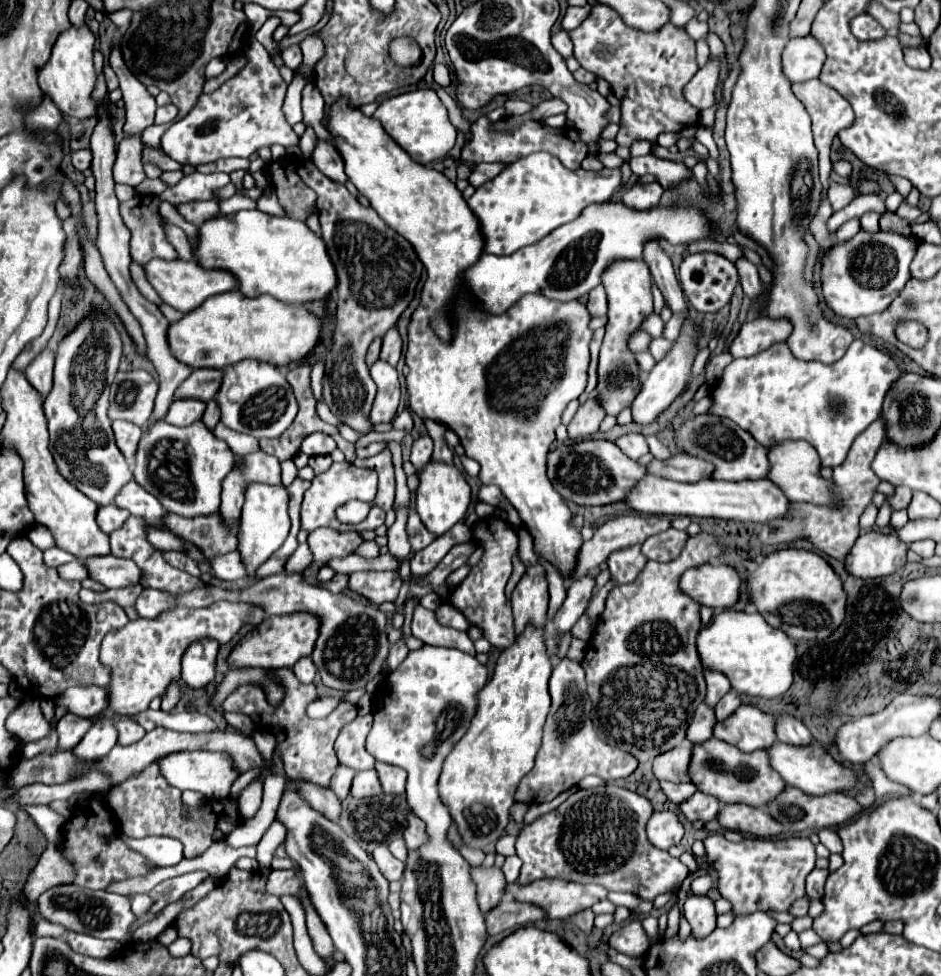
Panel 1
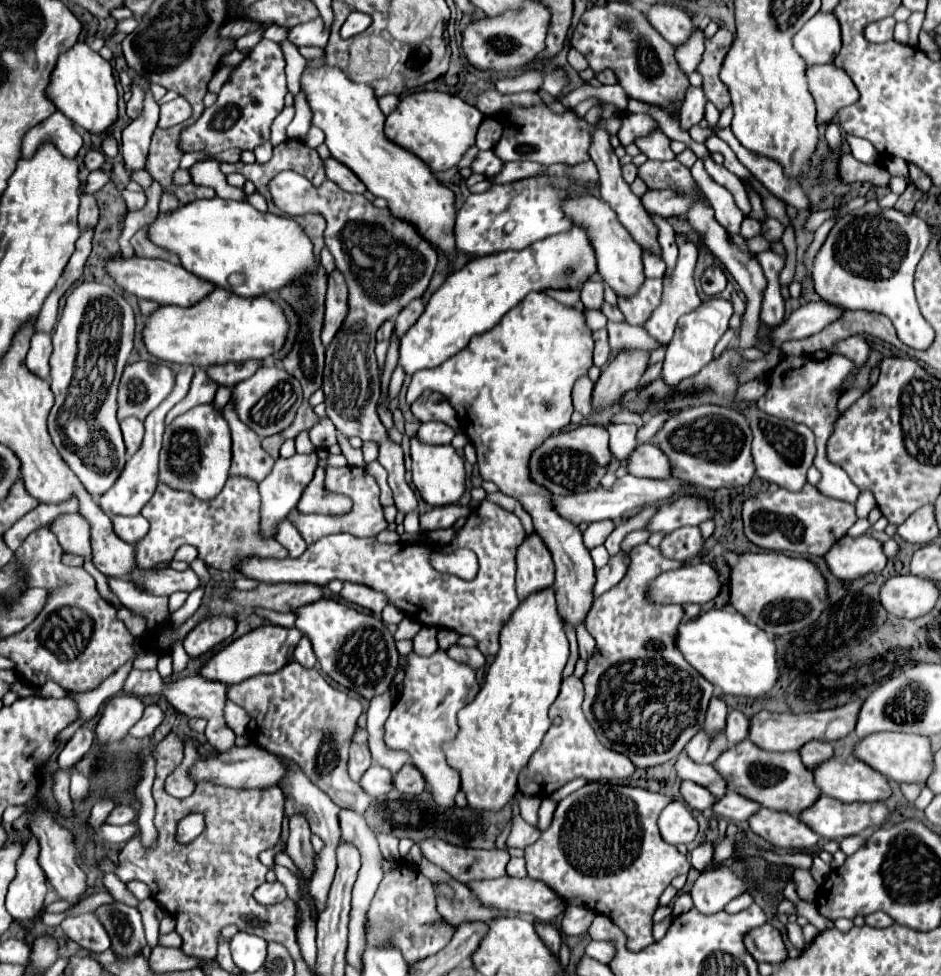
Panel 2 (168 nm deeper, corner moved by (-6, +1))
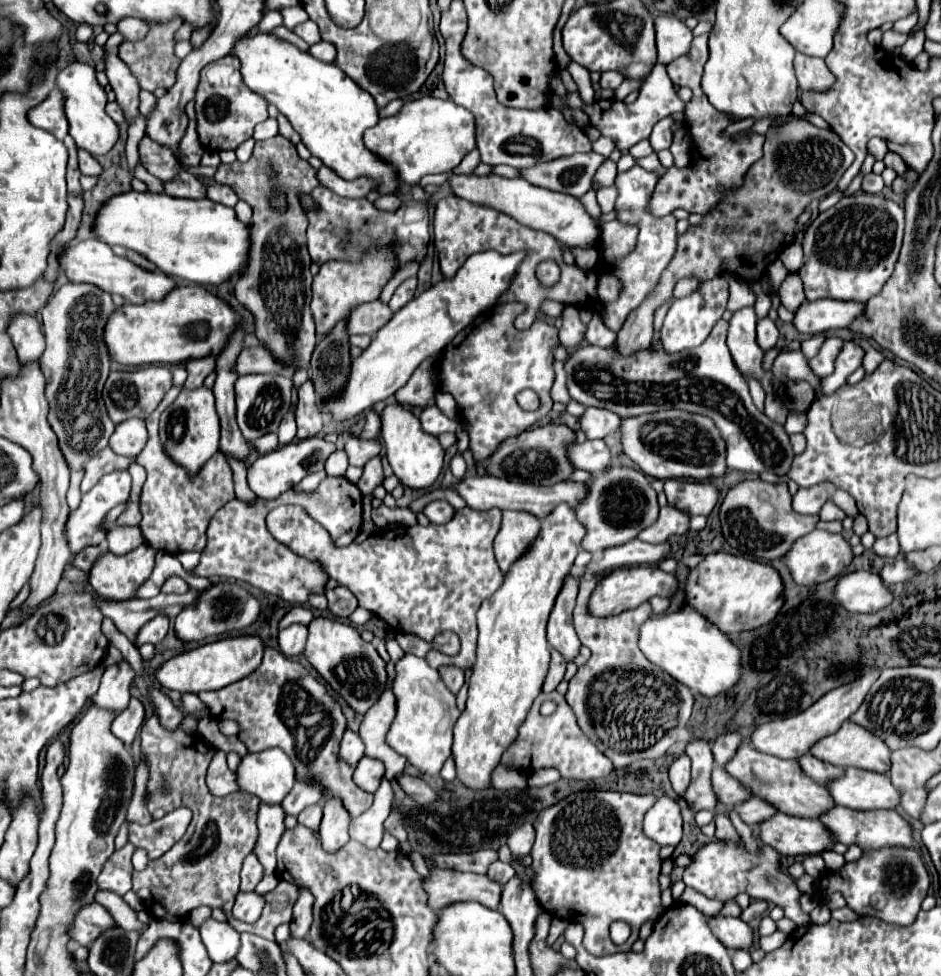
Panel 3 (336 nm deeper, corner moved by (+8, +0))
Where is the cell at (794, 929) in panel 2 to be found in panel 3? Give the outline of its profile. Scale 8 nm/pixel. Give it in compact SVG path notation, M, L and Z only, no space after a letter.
M775 931L775 933L769 935L769 937L761 937L761 939L759 939L759 947L761 947L765 953L771 953L771 951L779 949L779 947L785 943L785 939L787 939L785 933Z

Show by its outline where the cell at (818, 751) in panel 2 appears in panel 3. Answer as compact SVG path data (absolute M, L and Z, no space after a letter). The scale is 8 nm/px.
M809 753L799 757L799 765L813 781L817 781L821 785L827 785L829 781L833 781L833 779L843 775L841 767L833 767L833 765L823 763L823 761L817 761L817 757L809 757Z

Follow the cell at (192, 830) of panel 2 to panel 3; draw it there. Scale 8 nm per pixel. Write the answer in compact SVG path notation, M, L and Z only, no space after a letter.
M179 807L165 817L153 821L151 825L133 823L129 827L129 841L147 851L149 859L157 859L167 853L177 839L183 837L187 825L191 821L191 811L187 807Z

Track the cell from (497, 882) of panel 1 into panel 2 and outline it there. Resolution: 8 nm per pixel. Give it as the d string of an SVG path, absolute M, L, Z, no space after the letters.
M441 838L421 840L419 848L429 862L447 870L461 884L501 878L505 876L505 866L509 862L507 850L463 848Z

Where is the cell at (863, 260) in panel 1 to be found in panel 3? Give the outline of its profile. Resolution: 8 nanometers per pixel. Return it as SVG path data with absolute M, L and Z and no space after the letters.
M855 193L851 197L843 197L831 209L821 211L805 231L801 243L805 263L799 277L803 281L807 301L823 297L869 301L881 293L885 281L893 273L893 265L901 249L903 227L903 209L883 195Z

